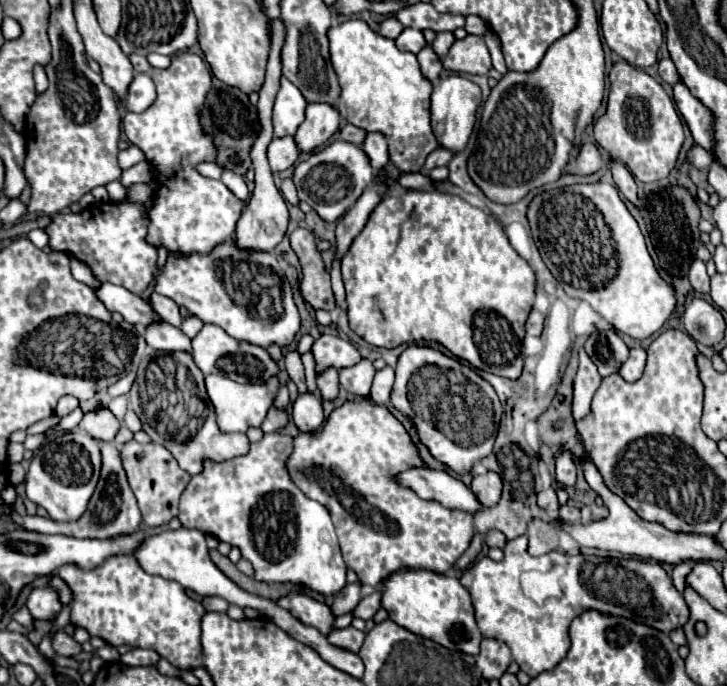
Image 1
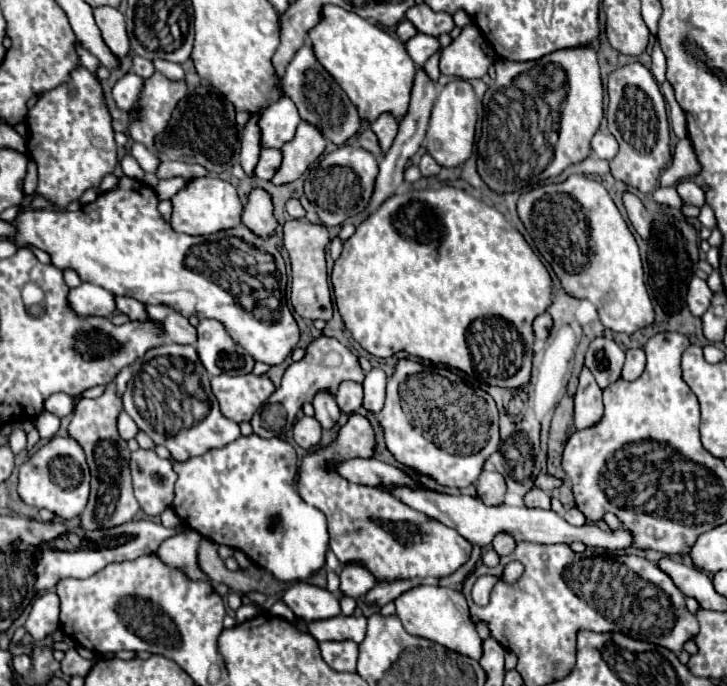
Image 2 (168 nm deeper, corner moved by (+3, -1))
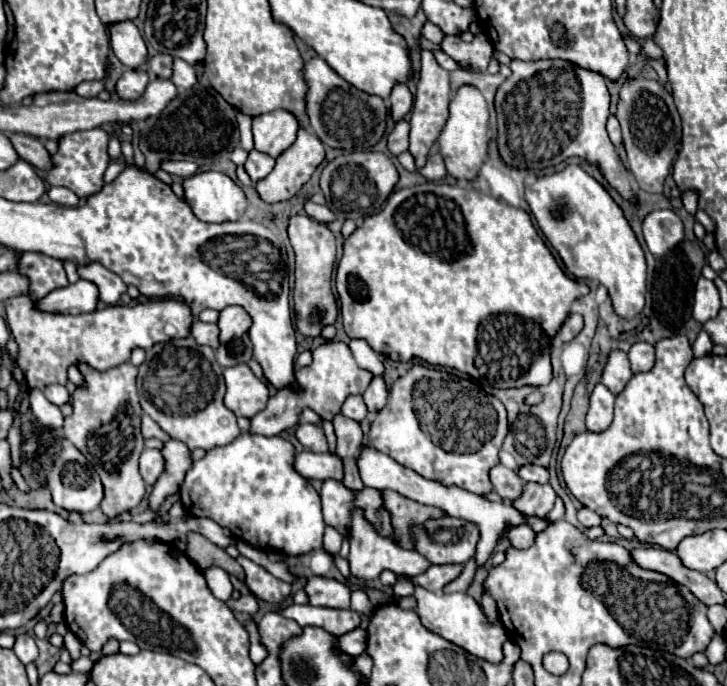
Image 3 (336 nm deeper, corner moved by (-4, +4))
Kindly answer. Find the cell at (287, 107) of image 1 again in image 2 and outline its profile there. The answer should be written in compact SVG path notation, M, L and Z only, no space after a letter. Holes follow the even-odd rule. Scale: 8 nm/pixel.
M281 95L281 99L277 103L271 103L261 113L259 125L261 125L263 147L281 149L287 141L293 139L299 121L301 121L301 117L299 117L295 103L287 95Z

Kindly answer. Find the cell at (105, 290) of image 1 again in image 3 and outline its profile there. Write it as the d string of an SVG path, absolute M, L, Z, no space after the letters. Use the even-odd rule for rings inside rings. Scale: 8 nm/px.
M78 280L66 288L52 290L44 298L36 300L36 310L54 314L82 314L94 312L98 304L98 290L88 280Z

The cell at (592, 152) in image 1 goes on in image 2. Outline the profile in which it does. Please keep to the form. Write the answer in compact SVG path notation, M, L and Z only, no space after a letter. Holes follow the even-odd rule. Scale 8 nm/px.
M597 131L595 137L591 139L591 153L595 157L599 157L599 159L605 159L605 161L613 159L617 149L619 149L619 145L617 145L617 141L615 141L615 137L611 133Z

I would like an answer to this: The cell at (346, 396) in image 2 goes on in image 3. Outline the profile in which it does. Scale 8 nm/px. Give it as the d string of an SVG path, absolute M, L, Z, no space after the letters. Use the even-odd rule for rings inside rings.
M348 396L344 406L342 406L342 414L360 422L366 418L366 406L364 406L364 400L362 396Z

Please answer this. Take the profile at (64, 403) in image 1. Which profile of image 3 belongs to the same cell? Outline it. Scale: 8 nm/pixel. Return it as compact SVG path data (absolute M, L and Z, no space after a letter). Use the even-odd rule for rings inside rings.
M62 384L46 386L46 388L44 388L44 396L46 396L52 404L56 404L56 406L62 406L62 404L66 404L66 402L70 400L70 394L68 394L68 390L66 390Z

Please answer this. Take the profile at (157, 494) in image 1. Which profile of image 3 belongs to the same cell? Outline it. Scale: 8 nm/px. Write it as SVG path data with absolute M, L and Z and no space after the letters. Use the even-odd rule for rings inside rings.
M144 448L142 456L140 456L140 474L144 478L144 482L148 486L154 486L154 482L158 480L158 476L164 470L164 458L160 450L148 450Z

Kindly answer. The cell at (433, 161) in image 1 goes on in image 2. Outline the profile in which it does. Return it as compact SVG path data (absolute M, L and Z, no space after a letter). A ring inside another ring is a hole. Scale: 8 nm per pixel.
M425 153L425 155L421 157L419 169L421 169L423 177L431 177L431 175L437 175L437 173L441 171L441 165L439 165L439 163L429 155L429 153Z

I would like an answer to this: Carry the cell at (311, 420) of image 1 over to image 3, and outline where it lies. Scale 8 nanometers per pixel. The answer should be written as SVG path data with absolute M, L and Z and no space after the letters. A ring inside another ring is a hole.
M298 424L296 438L298 438L298 442L300 442L306 450L310 450L310 452L328 452L326 436L324 436L322 428L318 428L318 426Z

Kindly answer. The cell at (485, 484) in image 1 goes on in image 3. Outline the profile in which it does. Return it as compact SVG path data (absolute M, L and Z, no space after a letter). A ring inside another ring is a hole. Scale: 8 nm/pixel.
M498 464L498 466L494 466L494 468L490 470L490 480L492 480L494 490L496 490L502 498L516 500L516 498L522 494L522 488L524 488L522 478L520 478L514 470L510 470L510 468L502 466L502 464Z

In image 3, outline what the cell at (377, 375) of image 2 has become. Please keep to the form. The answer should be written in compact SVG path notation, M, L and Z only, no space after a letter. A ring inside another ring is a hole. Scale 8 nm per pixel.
M374 378L364 392L364 404L368 412L374 416L378 410L382 410L386 406L386 398L388 398L388 390L384 378Z

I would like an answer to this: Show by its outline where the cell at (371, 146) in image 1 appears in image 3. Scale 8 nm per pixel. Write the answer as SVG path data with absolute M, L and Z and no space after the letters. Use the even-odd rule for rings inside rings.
M400 82L400 84L396 84L396 86L392 88L390 100L392 100L392 108L390 108L392 118L394 118L394 120L402 120L404 114L410 112L414 98L412 98L412 92L410 92L408 84L406 84L406 82Z

